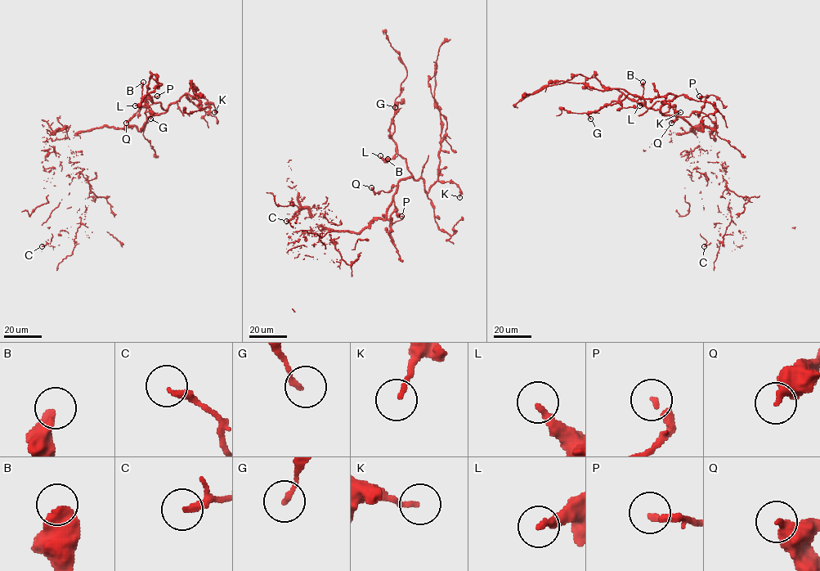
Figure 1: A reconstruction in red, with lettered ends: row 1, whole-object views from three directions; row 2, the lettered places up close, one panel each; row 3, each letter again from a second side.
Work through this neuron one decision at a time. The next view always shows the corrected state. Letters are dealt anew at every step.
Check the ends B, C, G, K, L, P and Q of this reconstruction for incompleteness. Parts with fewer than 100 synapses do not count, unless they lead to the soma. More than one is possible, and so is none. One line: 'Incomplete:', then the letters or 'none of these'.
Incomplete: none of these

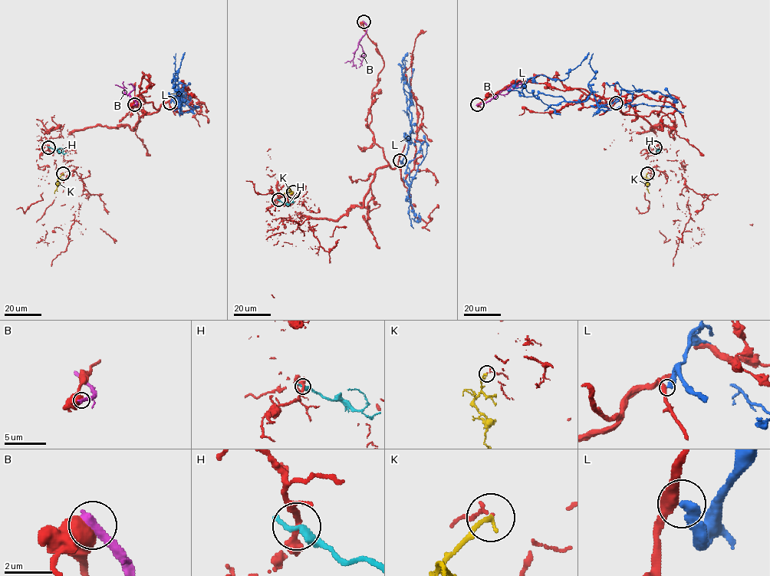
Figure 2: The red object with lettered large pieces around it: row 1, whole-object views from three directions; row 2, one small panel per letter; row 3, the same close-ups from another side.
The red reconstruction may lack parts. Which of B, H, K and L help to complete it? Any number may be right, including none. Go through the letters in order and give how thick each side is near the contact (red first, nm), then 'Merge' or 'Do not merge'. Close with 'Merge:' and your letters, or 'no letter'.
B: Thickness 700 nm (red) against 440 nm. Do not merge
H: Thickness 260 nm (red) against 400 nm. Do not merge
K: Thickness 110 nm (red) against 200 nm. Merge
L: Thickness 440 nm (red) against 400 nm. Do not merge
Merge: K

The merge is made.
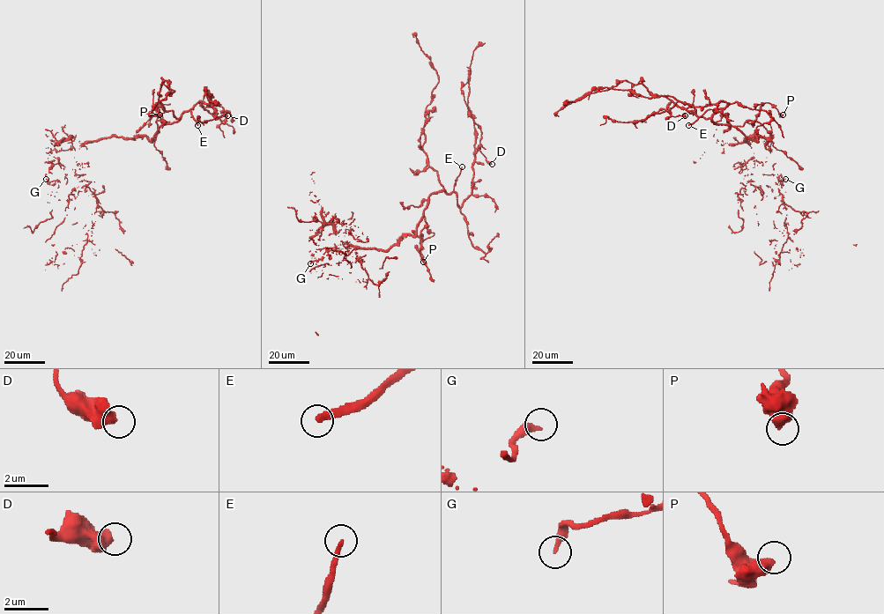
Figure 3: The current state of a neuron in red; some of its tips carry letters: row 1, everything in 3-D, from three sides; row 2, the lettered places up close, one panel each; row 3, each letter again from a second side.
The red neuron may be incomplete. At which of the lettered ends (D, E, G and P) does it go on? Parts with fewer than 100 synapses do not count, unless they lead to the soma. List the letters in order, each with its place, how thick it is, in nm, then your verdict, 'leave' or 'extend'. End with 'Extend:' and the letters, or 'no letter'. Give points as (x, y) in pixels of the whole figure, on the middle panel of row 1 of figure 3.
D: (492, 164) | 650 nm | leave
E: (462, 166) | 260 nm | extend
G: (310, 263) | 320 nm | leave
P: (423, 262) | 550 nm | leave
Extend: E

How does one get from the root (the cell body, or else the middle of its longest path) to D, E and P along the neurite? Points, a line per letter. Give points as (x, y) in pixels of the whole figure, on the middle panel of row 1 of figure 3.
D: (393, 246), (404, 236), (415, 236), (432, 194), (454, 192), (462, 206), (471, 194), (479, 149), (492, 164)
E: (393, 246), (404, 236), (415, 236), (416, 225), (427, 198), (443, 190), (450, 193), (462, 166)
P: (393, 246), (404, 236), (415, 236), (415, 227), (424, 216), (427, 224), (420, 236), (423, 262)

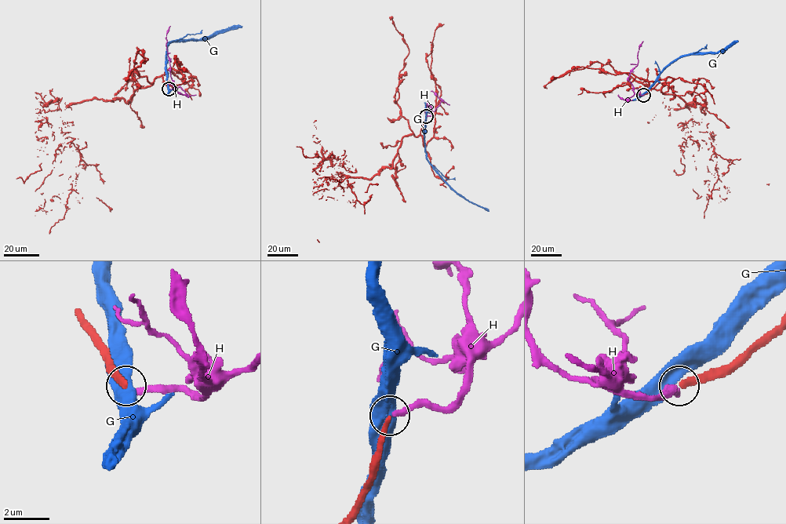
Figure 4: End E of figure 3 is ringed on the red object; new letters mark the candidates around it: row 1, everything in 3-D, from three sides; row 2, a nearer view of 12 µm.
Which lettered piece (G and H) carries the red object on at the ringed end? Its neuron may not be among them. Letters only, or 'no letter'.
no letter

